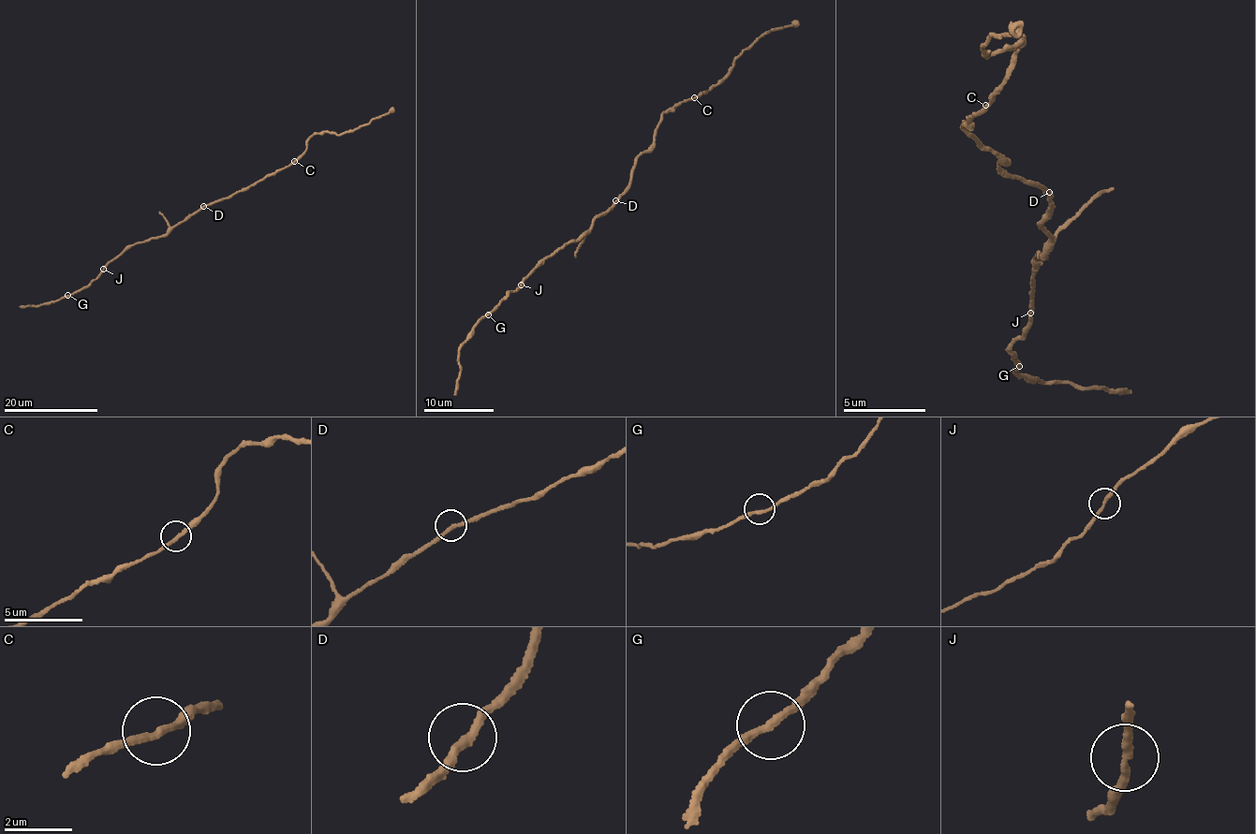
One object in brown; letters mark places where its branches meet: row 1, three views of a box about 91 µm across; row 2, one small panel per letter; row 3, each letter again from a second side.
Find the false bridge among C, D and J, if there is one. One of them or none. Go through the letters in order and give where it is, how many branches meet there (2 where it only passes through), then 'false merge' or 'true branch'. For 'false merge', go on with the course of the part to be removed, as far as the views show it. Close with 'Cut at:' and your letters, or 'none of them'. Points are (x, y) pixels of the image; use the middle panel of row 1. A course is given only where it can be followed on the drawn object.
C: place (694, 97); branches 2; true branch
D: place (615, 200); branches 2; true branch
J: place (521, 285); branches 2; true branch
Cut at: none of them

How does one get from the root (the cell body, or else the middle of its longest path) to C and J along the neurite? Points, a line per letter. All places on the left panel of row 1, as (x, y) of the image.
C: (204, 207), (243, 191), (294, 161)
J: (204, 207), (165, 234), (129, 245), (103, 270)

